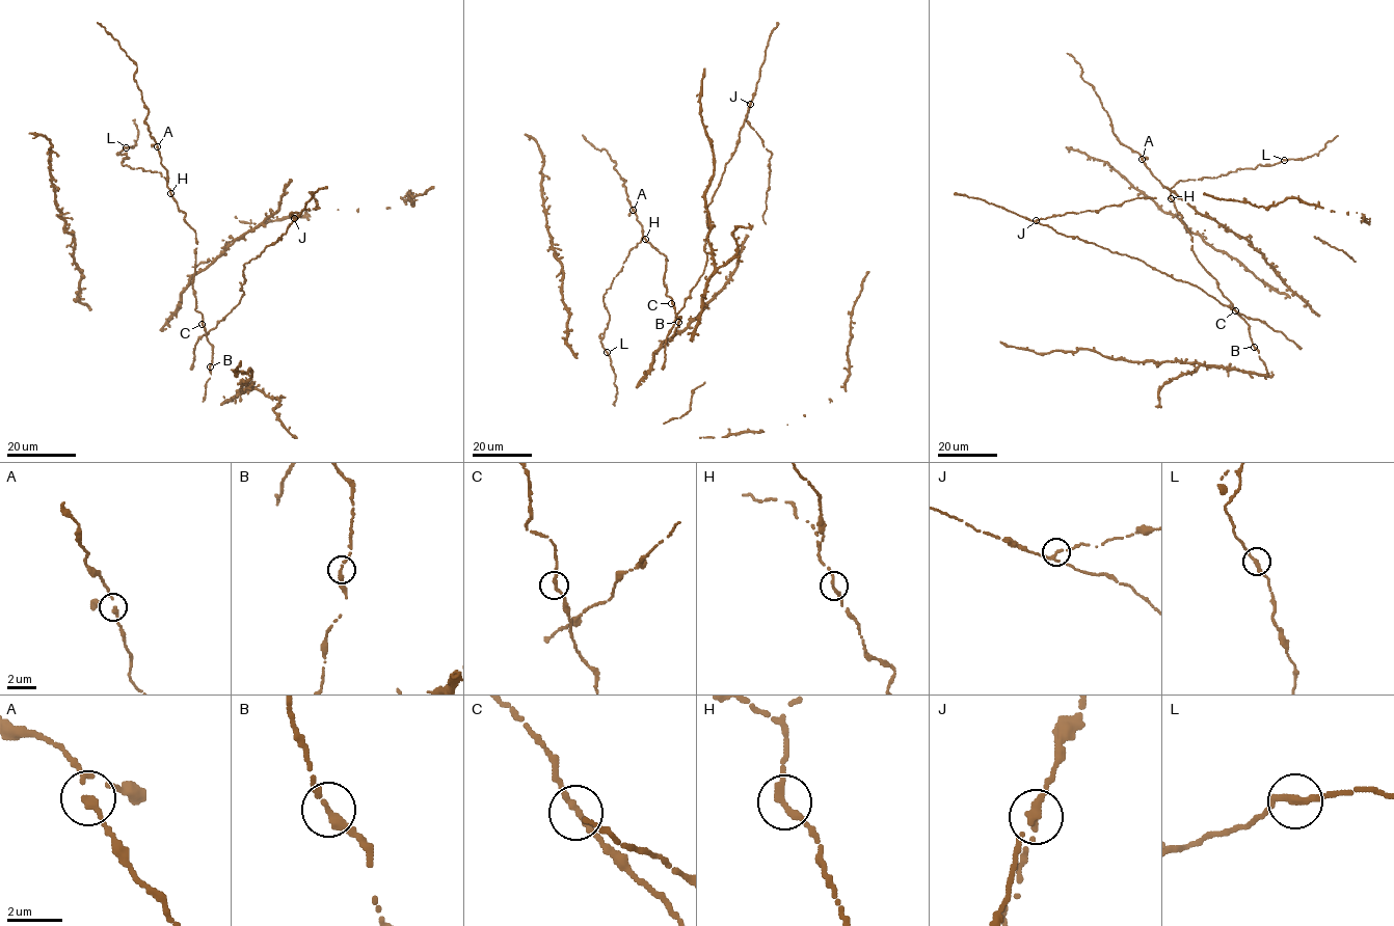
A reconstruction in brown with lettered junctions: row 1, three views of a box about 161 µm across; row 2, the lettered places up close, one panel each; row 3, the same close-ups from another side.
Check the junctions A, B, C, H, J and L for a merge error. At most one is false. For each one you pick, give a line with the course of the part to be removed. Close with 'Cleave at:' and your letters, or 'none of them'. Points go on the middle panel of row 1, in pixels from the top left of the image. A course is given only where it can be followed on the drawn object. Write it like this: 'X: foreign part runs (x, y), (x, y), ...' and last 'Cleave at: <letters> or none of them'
J: foreign part runs (750, 104), (746, 121), (763, 146), (772, 153), (762, 215), (766, 223)
Cleave at: J

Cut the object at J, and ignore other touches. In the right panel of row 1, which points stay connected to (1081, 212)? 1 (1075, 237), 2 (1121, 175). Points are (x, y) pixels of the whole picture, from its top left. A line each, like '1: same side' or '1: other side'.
1: other side
2: other side

